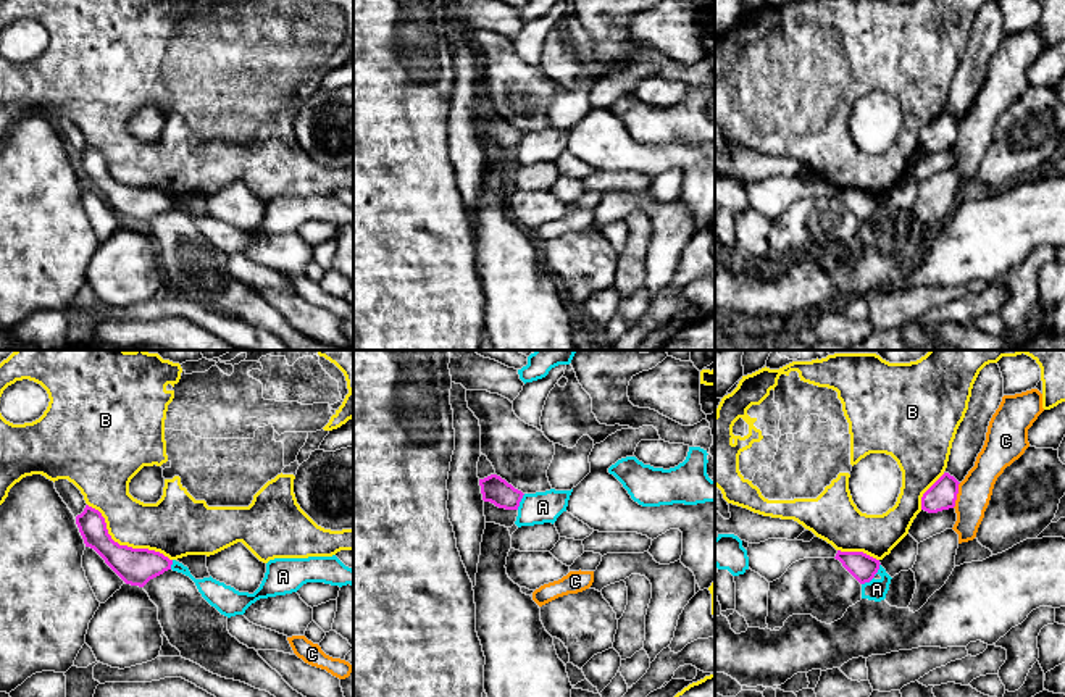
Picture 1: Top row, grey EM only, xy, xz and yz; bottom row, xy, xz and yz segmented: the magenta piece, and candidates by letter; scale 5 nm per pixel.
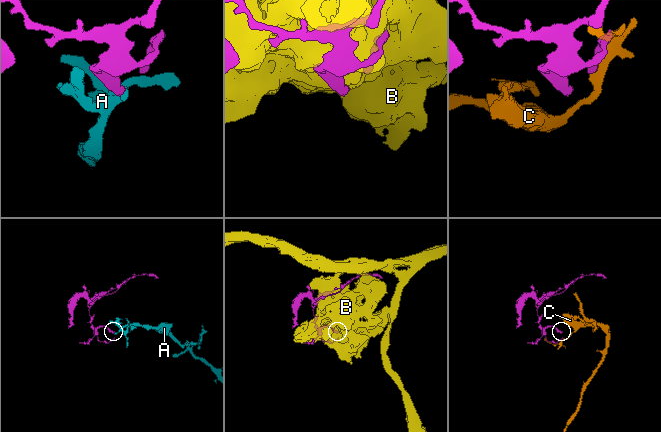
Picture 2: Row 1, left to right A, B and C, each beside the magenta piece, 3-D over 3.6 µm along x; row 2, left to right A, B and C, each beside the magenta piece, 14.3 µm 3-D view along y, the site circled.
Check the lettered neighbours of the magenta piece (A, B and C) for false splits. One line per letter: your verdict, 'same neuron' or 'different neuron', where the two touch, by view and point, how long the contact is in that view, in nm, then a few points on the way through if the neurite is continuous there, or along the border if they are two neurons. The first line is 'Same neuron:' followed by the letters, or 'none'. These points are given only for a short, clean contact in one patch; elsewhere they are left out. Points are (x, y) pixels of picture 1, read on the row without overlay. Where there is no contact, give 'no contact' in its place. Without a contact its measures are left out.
Same neuron: none
A: different neuron; contact yz (873, 215); length 140 nm; border yz (880, 202), (875, 213), (862, 223)
B: different neuron; contact xy (123, 184); length 500 nm
C: different neuron; contact yz (956, 134); length 130 nm

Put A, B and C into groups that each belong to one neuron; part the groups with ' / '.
A / B / C

